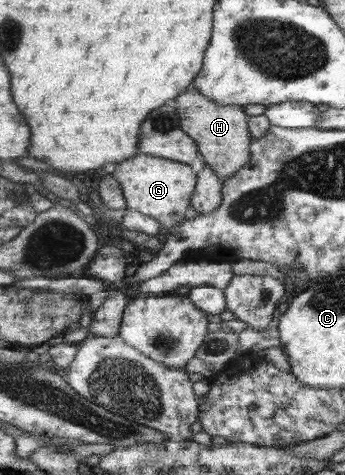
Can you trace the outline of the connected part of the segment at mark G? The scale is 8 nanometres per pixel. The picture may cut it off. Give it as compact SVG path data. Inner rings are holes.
M138 152L135 157L117 163L112 175L122 186L127 208L156 218L167 229L186 221L185 214L192 206L192 196L198 183L198 173L190 164Z

